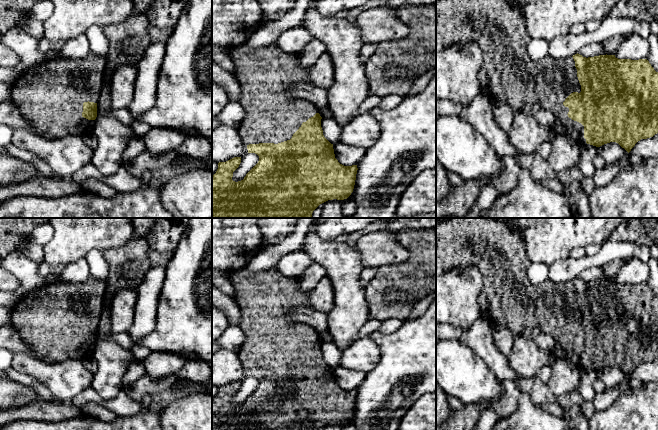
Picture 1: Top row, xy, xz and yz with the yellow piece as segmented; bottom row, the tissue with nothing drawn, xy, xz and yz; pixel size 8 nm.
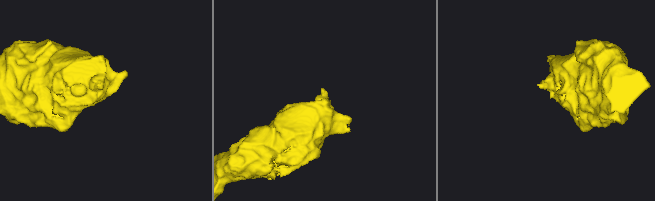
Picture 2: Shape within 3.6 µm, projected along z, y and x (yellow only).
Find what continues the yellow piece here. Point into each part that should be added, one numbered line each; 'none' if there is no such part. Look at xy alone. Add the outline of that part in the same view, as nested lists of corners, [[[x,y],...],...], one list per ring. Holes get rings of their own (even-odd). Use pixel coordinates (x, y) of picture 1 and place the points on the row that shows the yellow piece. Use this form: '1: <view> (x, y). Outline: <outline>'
1: xy (50, 95). Outline: [[[91,52],[78,59],[45,59],[12,84],[11,99],[47,138],[84,137],[93,132],[94,120],[82,116],[83,103],[98,103],[105,67],[104,58]]]

